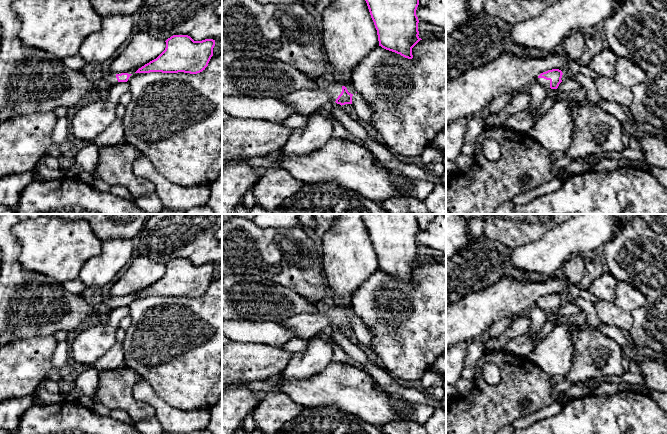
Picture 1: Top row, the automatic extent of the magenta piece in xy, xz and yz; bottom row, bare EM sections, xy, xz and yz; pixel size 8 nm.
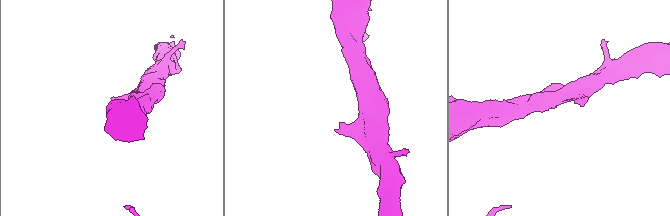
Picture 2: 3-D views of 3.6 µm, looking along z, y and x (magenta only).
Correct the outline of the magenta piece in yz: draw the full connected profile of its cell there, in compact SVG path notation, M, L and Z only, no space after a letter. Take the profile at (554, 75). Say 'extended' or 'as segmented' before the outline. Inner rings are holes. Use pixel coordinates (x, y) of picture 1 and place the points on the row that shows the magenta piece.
extended | M552 69L541 73L536 82L544 85L547 89L557 89L559 84L562 82L562 71L559 69Z

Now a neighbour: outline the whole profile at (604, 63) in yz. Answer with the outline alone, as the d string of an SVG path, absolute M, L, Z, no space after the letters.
M604 48L599 54L593 57L589 68L596 71L600 76L612 77L615 73L615 66L618 57L609 48Z

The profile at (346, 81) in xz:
M342 77L339 81L342 83L343 86L345 86L347 88L349 93L351 93L351 94L356 93L356 90L353 87L350 77Z

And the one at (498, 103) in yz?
M502 94L492 99L491 103L488 105L490 113L500 112L511 101L513 96L514 94Z

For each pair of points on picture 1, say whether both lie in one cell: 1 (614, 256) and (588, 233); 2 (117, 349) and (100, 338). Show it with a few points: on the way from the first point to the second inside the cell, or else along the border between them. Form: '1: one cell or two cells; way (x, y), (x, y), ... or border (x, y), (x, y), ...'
1: two cells; border (618, 228), (615, 235), (603, 246)
2: two cells; border (116, 341), (95, 362)

